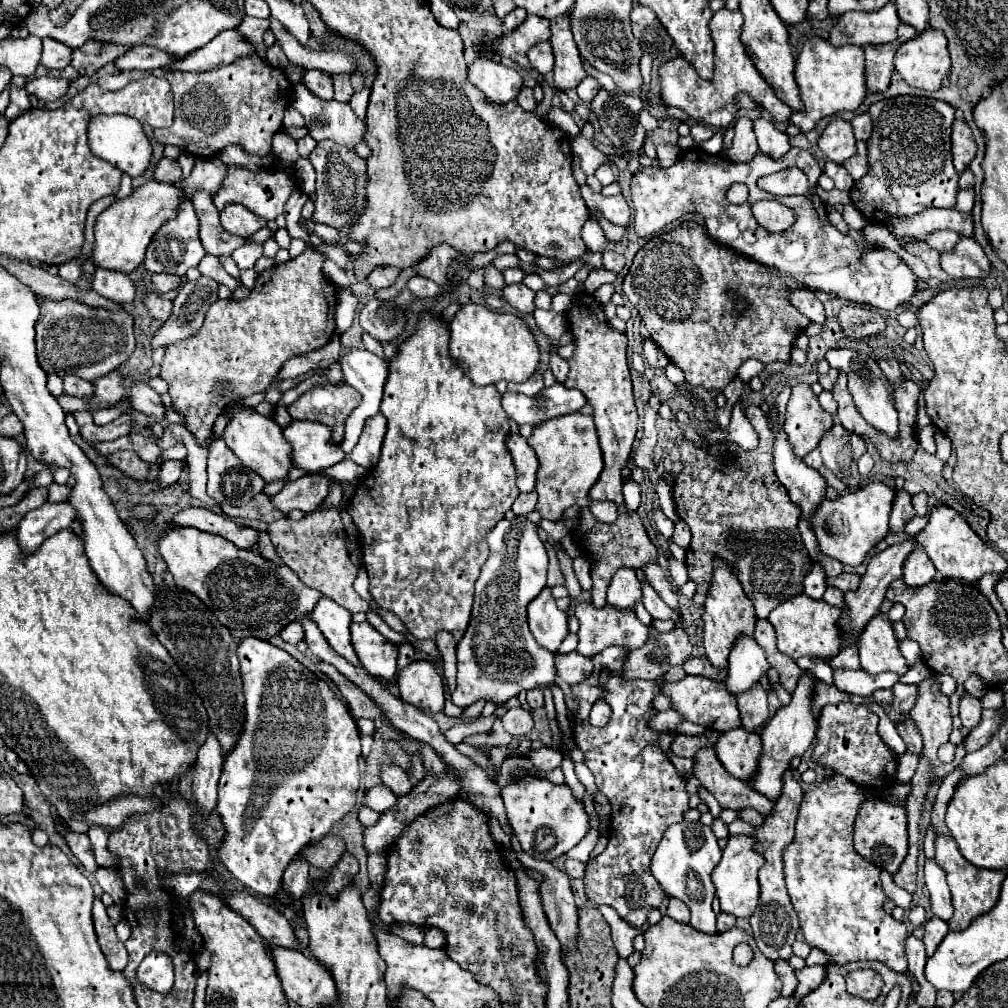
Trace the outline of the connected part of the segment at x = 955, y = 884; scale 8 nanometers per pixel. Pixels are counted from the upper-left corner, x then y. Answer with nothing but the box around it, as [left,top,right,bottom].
[936,834,1006,930]

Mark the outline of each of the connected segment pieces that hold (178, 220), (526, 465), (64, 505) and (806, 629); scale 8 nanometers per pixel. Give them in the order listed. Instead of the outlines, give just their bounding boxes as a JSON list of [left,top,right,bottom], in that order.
[[144,200,206,276],[506,434,538,493],[18,502,72,554],[768,594,842,660]]

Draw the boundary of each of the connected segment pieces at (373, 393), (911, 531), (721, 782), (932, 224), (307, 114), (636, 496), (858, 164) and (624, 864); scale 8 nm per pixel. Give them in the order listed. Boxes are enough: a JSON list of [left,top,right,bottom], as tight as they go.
[[340,350,388,454],[904,516,928,536],[692,746,772,816],[886,190,974,240],[290,84,364,148],[624,480,640,512],[844,142,868,180],[572,646,688,928]]

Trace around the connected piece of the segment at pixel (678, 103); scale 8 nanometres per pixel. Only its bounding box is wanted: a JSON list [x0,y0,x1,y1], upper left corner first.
[658,8,792,128]

